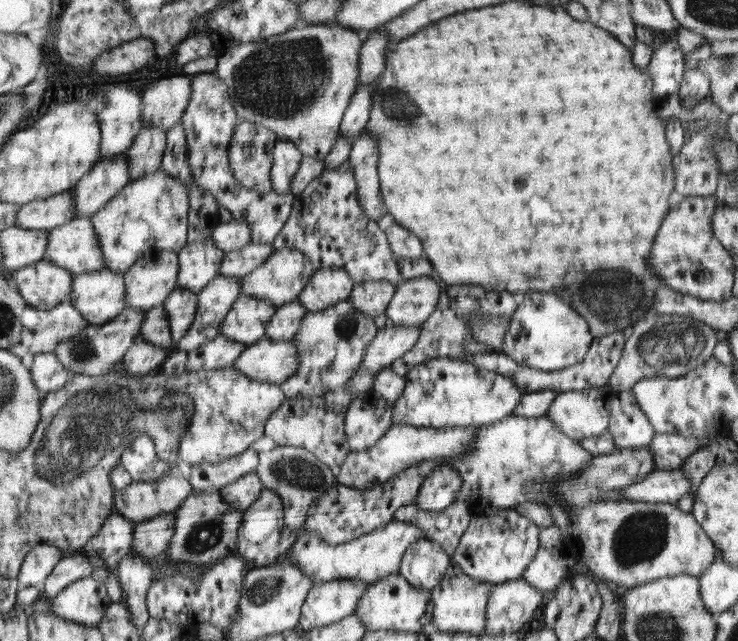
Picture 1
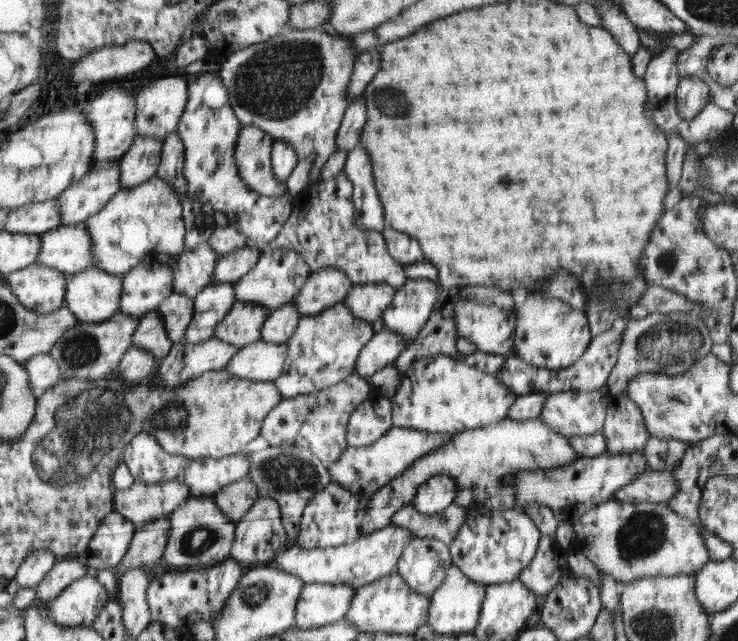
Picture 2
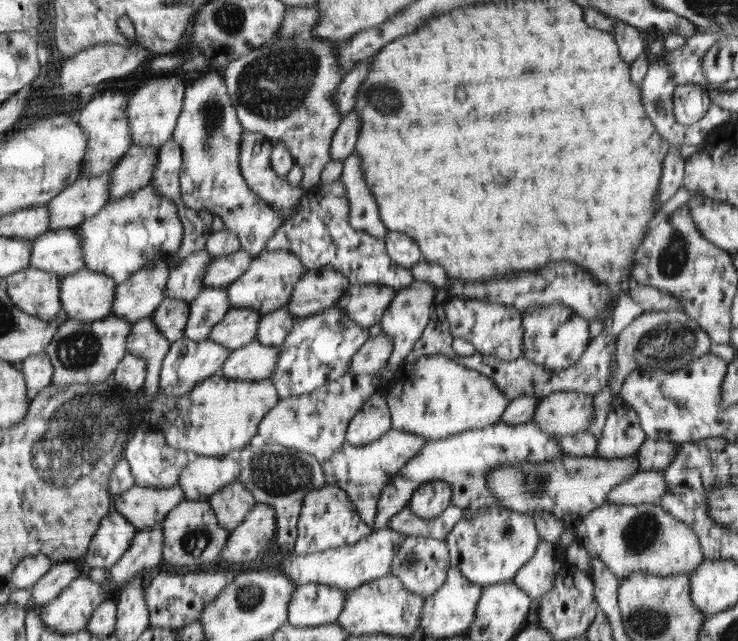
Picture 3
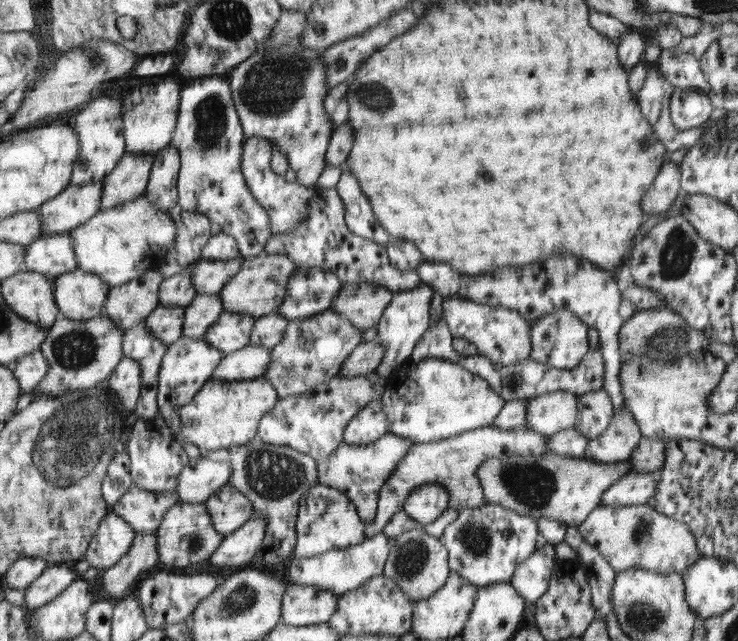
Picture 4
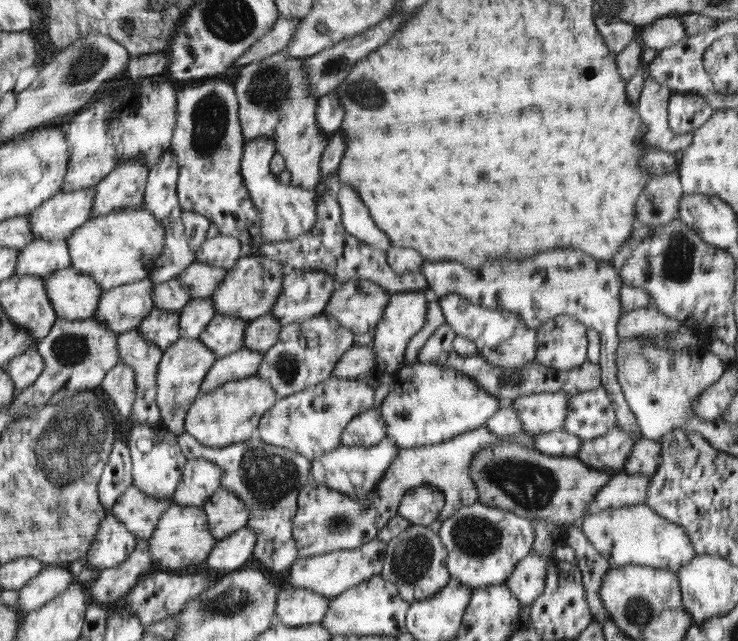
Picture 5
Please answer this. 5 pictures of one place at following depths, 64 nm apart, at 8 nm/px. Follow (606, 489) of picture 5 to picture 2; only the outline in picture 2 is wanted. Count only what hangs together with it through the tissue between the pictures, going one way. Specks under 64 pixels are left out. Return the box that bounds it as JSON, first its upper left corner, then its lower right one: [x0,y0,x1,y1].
[612,471,679,503]

